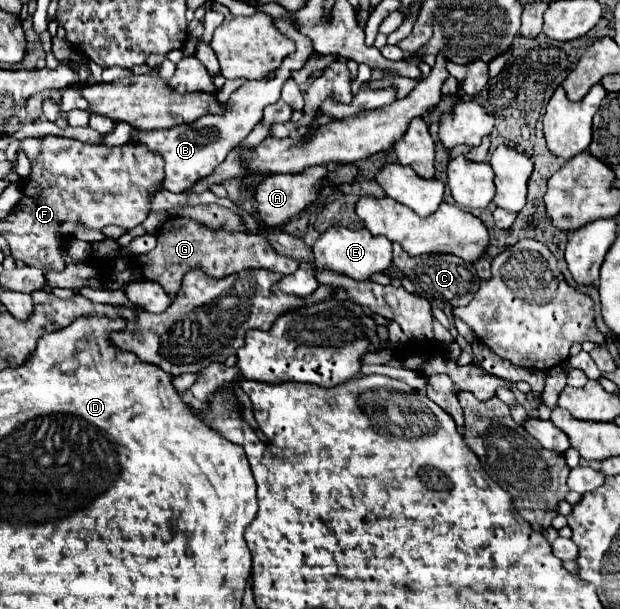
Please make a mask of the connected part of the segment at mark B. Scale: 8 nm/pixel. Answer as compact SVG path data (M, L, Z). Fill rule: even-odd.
M275 18L273 20L277 30L287 36L289 40L295 42L297 52L287 56L281 64L281 68L275 72L275 78L271 80L257 80L257 82L245 82L239 90L233 92L233 96L227 100L227 104L237 104L237 108L225 110L223 114L205 114L199 120L191 122L191 124L181 124L181 126L173 126L169 130L153 130L153 132L141 132L141 130L133 130L133 140L145 144L149 150L159 152L165 160L165 180L163 180L163 188L169 192L185 192L191 186L195 186L201 178L209 176L223 160L225 156L237 148L237 144L241 144L245 140L245 136L255 128L255 124L263 118L263 108L267 104L273 104L279 100L279 92L285 80L291 78L291 72L297 72L303 68L303 64L315 54L315 48L311 44L311 40L301 34L295 28L295 20L291 18Z

